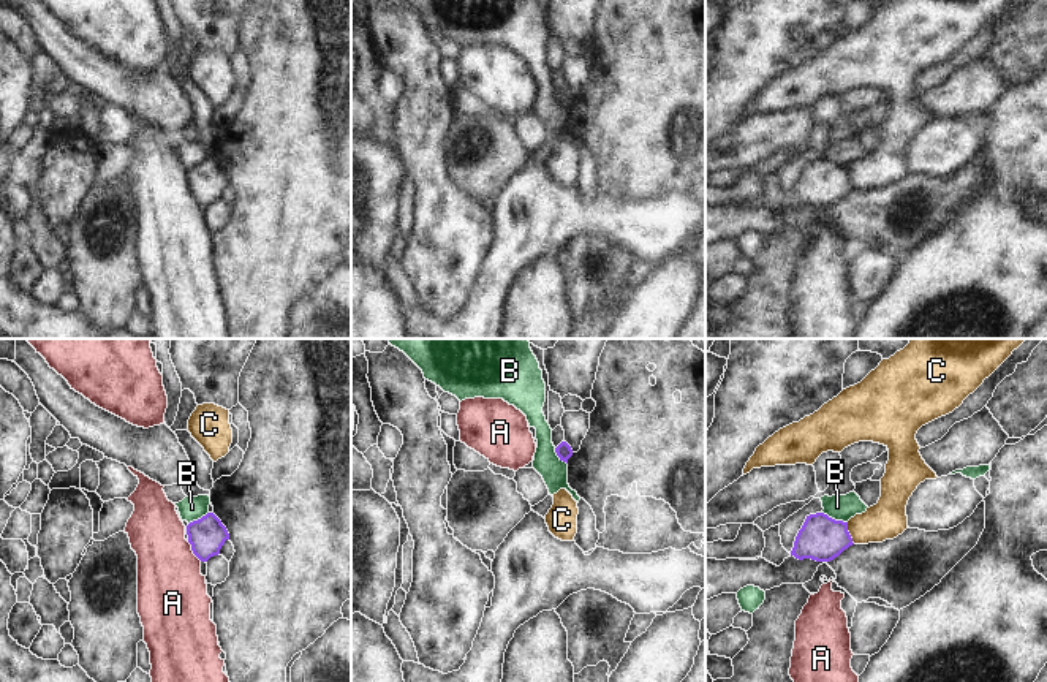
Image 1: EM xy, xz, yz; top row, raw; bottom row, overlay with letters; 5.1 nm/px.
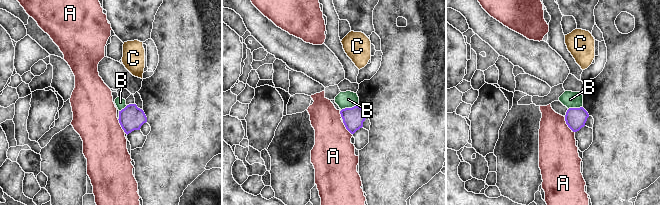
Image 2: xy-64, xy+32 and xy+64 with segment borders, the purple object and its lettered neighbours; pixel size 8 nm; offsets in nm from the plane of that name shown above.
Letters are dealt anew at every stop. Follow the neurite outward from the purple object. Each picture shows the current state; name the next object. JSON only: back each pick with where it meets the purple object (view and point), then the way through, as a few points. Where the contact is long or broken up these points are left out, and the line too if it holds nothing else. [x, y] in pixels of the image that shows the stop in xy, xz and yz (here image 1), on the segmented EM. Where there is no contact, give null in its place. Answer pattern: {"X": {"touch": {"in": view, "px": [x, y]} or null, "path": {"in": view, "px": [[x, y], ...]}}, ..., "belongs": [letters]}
{"belongs": []}

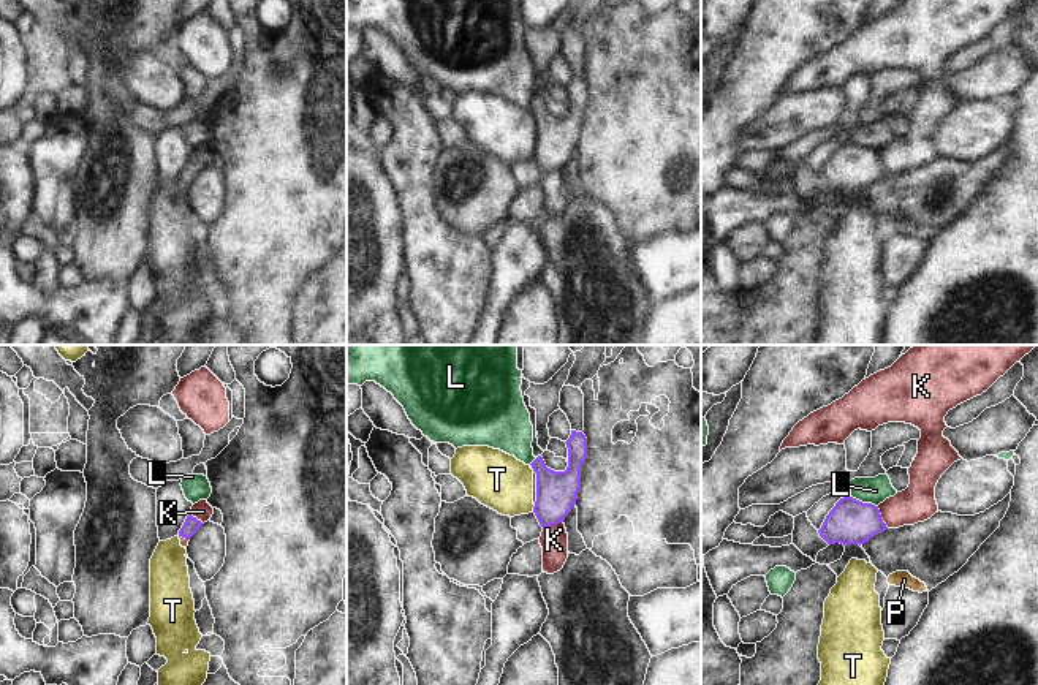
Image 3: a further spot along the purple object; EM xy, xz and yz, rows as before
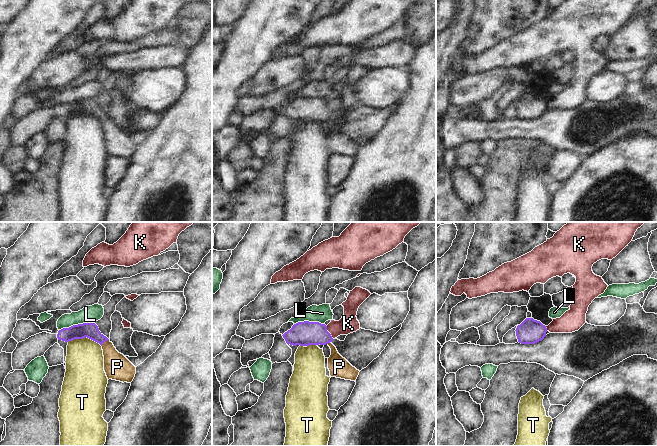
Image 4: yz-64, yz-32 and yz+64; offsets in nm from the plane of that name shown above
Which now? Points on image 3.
{"P": {"touch": {"in": "xy", "px": [184, 537]}, "path": {"in": "xy", "px": [[192, 524], [184, 537], [184, 543]]}}, "belongs": ["P"]}

